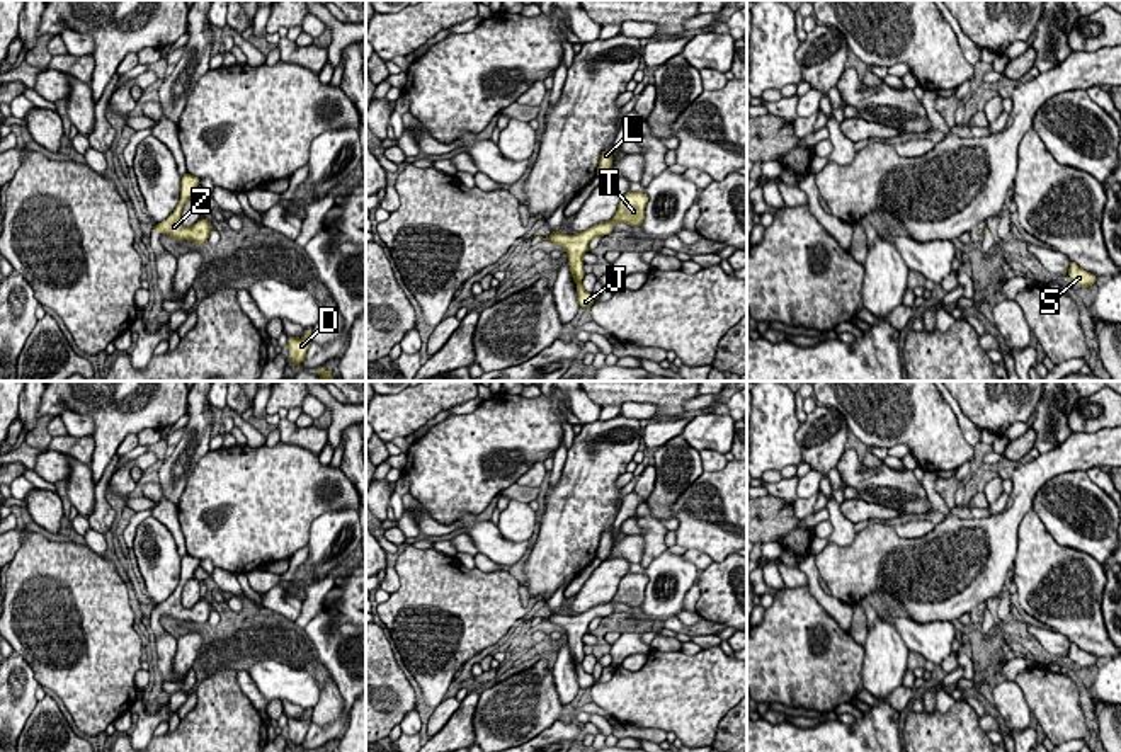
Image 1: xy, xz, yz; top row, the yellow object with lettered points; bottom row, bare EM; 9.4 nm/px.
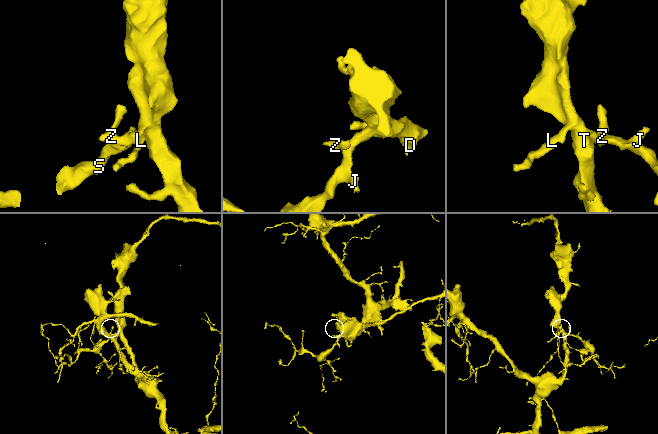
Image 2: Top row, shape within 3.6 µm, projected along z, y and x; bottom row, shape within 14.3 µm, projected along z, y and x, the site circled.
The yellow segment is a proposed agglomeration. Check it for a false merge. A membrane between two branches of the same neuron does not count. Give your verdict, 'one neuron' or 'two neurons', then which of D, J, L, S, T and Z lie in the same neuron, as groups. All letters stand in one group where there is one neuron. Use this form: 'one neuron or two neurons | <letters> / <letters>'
one neuron | D J L S T Z

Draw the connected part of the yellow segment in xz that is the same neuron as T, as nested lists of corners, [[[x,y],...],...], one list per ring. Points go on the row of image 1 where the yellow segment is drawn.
[[[626,192],[617,204],[616,214],[607,223],[594,225],[589,230],[580,231],[577,235],[565,235],[560,231],[553,231],[546,238],[536,236],[539,242],[549,240],[555,245],[561,245],[566,250],[570,272],[577,284],[577,296],[578,296],[580,308],[590,308],[595,303],[592,293],[587,293],[582,288],[582,279],[585,276],[583,254],[589,250],[590,240],[595,236],[609,235],[616,223],[626,223],[629,226],[641,226],[641,223],[645,219],[646,202],[648,202],[646,194]]]

